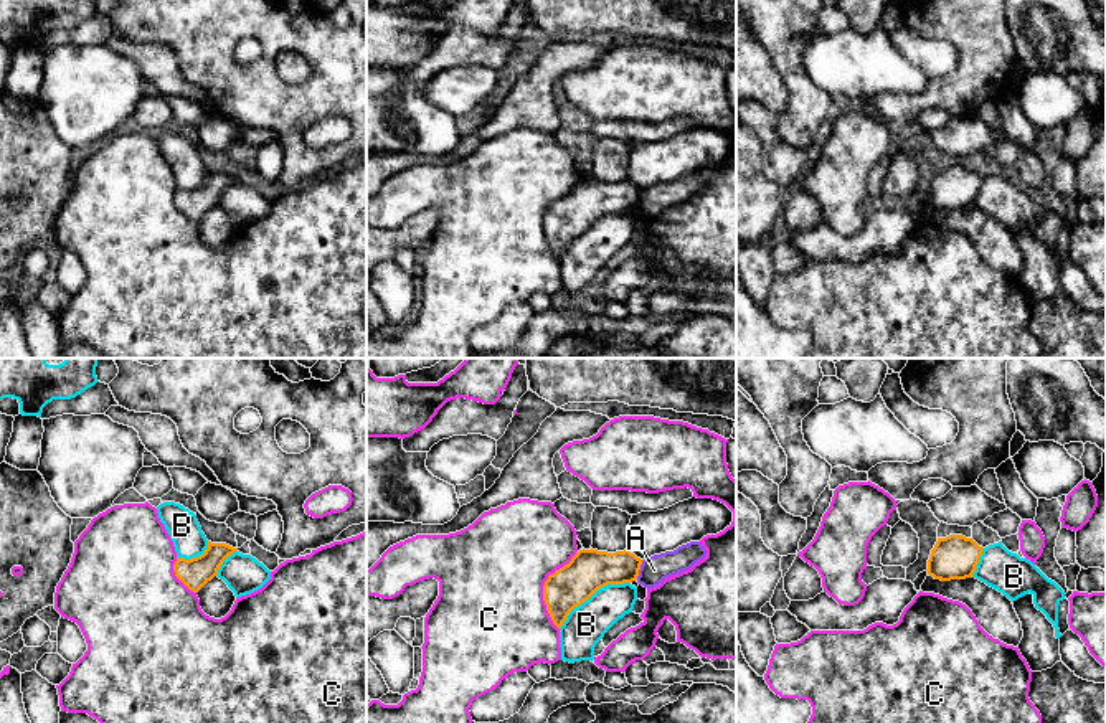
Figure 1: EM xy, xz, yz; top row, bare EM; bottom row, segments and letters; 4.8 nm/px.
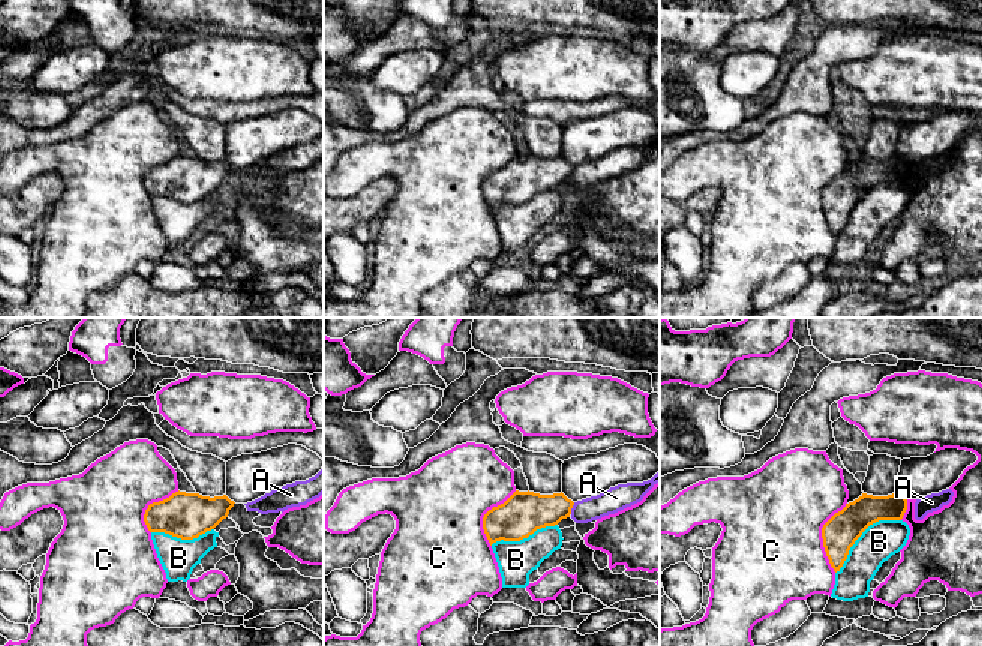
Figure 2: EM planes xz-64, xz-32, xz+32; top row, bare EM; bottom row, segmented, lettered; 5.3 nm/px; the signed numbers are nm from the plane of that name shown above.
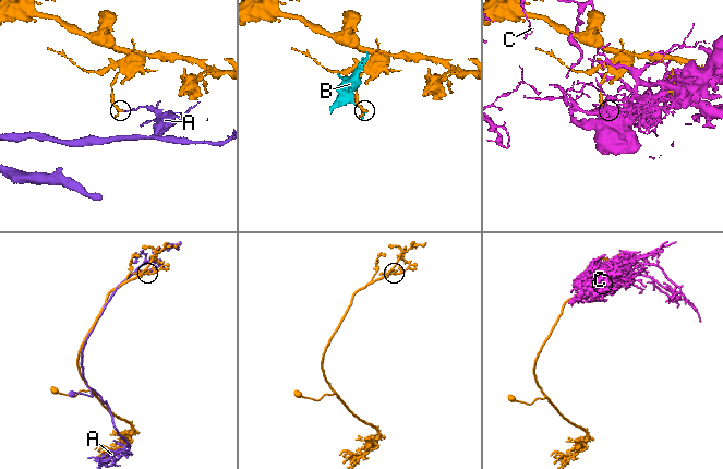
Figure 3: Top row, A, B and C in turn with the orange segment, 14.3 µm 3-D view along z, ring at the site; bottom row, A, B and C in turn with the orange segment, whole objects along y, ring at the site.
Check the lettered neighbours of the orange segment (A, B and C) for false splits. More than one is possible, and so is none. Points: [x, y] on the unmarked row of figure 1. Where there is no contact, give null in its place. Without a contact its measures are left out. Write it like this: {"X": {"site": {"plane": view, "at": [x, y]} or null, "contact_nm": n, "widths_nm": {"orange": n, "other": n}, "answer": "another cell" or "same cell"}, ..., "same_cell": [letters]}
{"A": {"site": {"plane": "xz", "at": [638, 200]}, "contact_nm": 100, "widths_nm": {"orange": 200, "other": 140}, "answer": "another cell"}, "B": {"site": {"plane": "xz", "at": [591, 225]}, "contact_nm": 420, "widths_nm": {"orange": 200, "other": 200}, "answer": "another cell"}, "C": {"site": {"plane": "xz", "at": [543, 218]}, "contact_nm": 400, "widths_nm": {"orange": 200, "other": 500}, "answer": "another cell"}, "same_cell": []}

